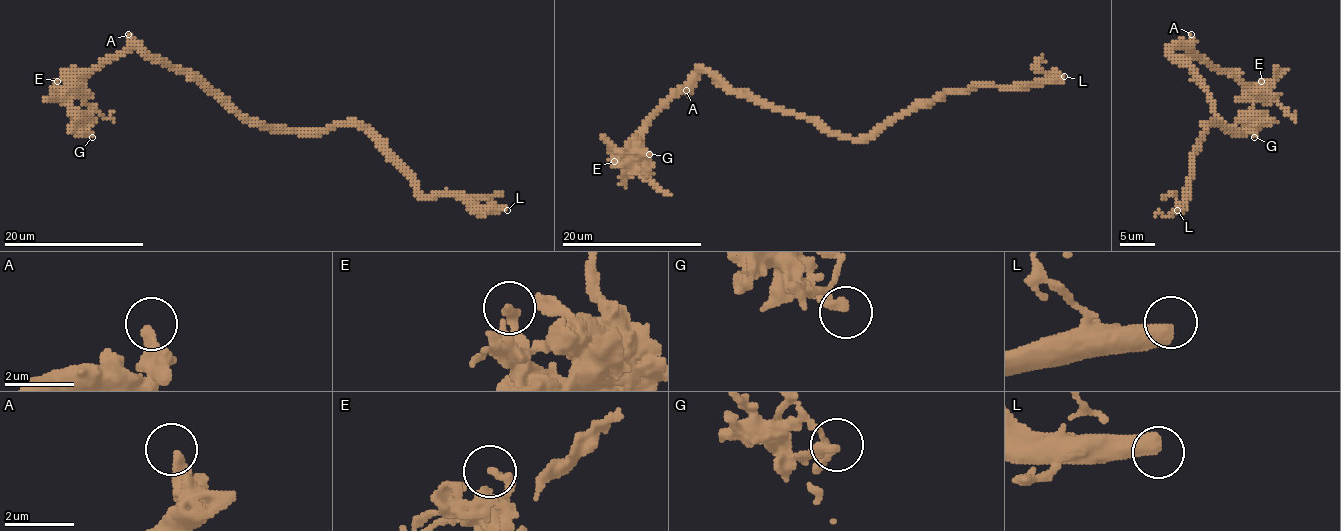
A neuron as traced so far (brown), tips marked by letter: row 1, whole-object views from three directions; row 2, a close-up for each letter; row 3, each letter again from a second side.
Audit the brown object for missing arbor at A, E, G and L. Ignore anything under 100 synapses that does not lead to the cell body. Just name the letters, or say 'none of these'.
L

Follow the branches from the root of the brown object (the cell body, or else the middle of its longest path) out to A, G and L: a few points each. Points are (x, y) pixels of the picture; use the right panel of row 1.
A: (1217, 118), (1205, 88), (1172, 51), (1186, 44), (1191, 34)
G: (1217, 118), (1208, 93), (1172, 51), (1173, 48), (1196, 53), (1244, 81), (1256, 93), (1254, 137)
L: (1217, 118), (1238, 132), (1228, 132), (1219, 125), (1207, 130), (1191, 165), (1186, 203), (1177, 210)

